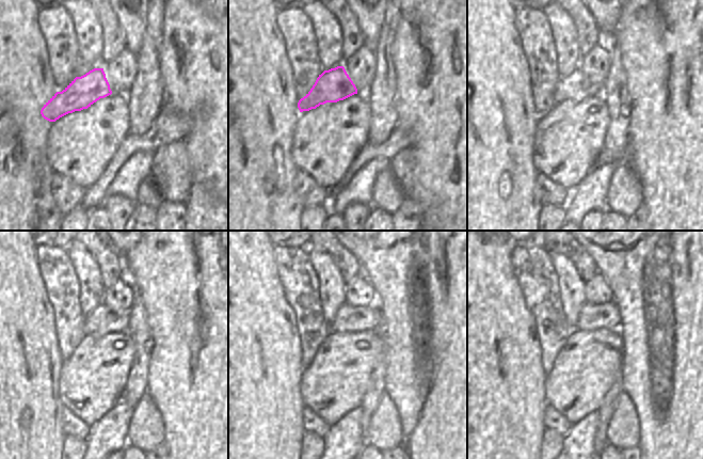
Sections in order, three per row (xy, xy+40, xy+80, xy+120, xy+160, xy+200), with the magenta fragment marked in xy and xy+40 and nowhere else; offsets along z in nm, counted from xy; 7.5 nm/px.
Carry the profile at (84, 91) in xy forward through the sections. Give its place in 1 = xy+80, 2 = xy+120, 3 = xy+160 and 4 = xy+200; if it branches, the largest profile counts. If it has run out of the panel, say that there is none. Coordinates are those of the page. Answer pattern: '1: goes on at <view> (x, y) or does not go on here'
1: goes on at xy+80 (576, 85)
2: goes on at xy+120 (104, 320)
3: goes on at xy+160 (349, 319)
4: goes on at xy+200 (591, 317)

